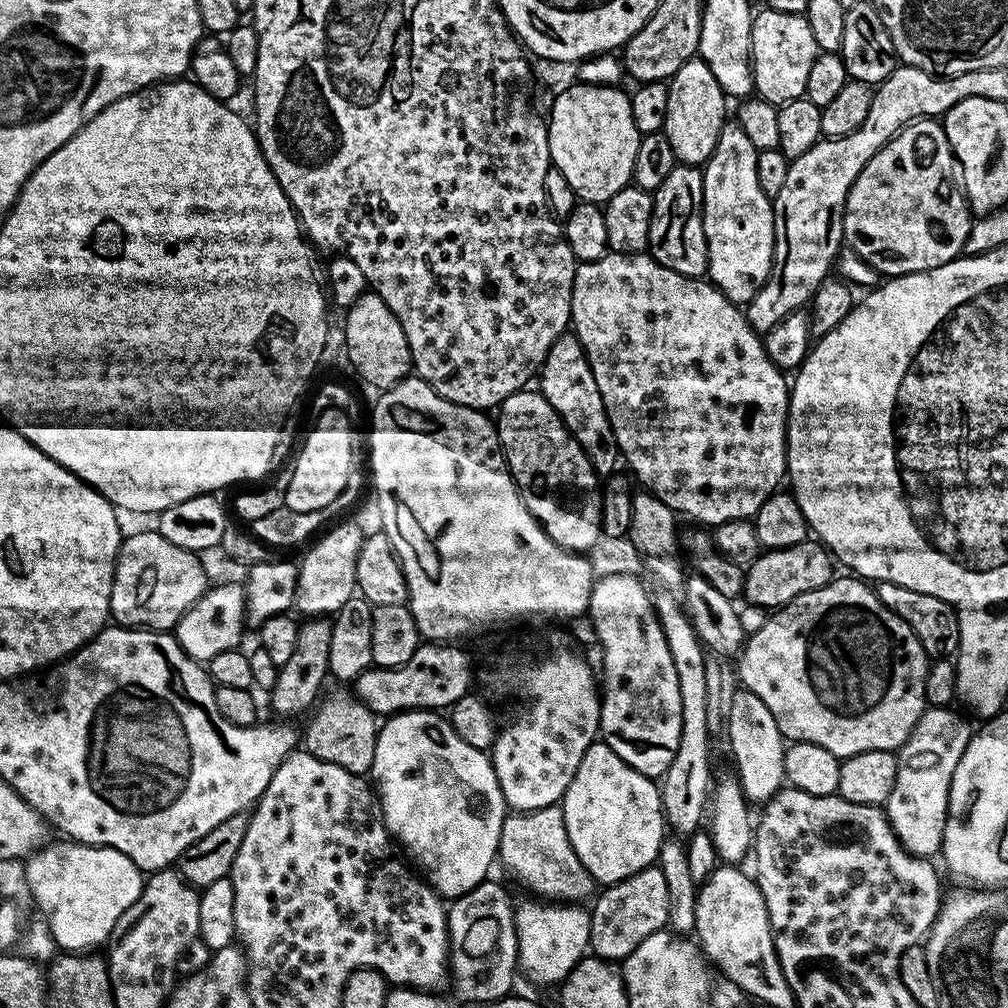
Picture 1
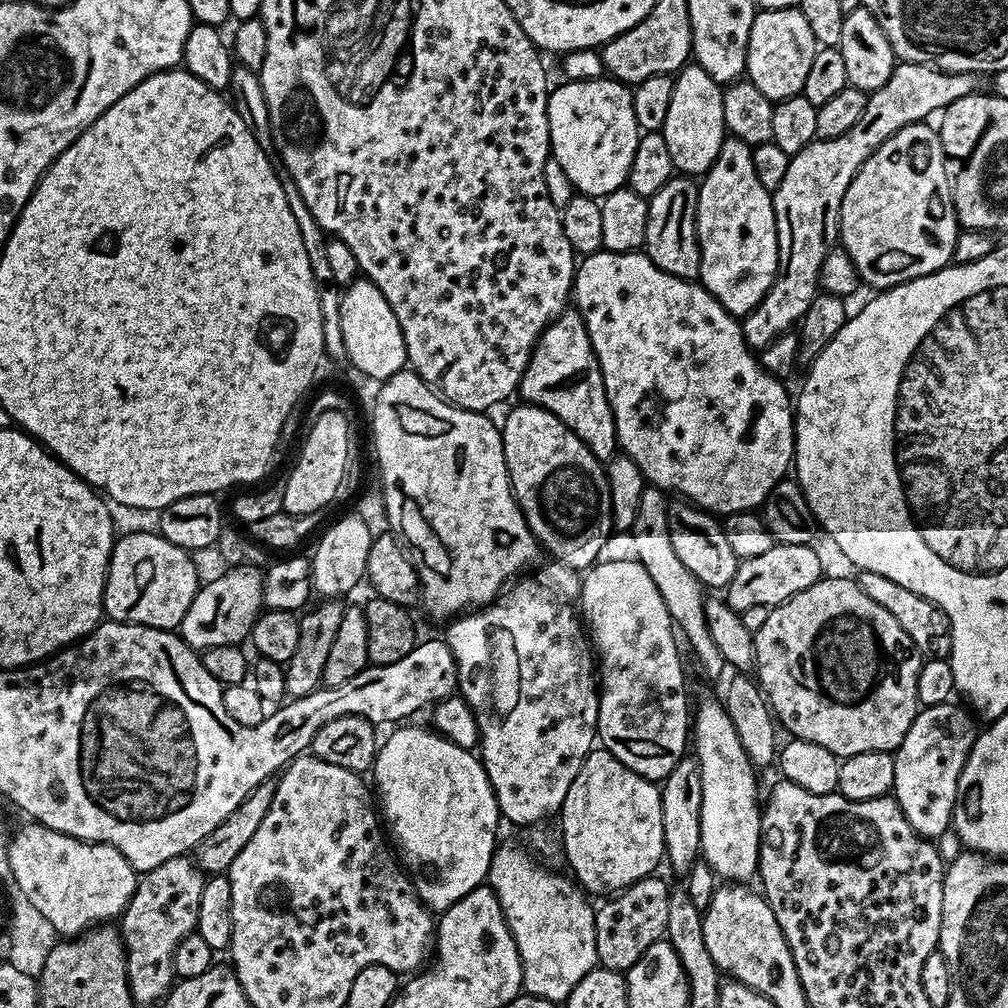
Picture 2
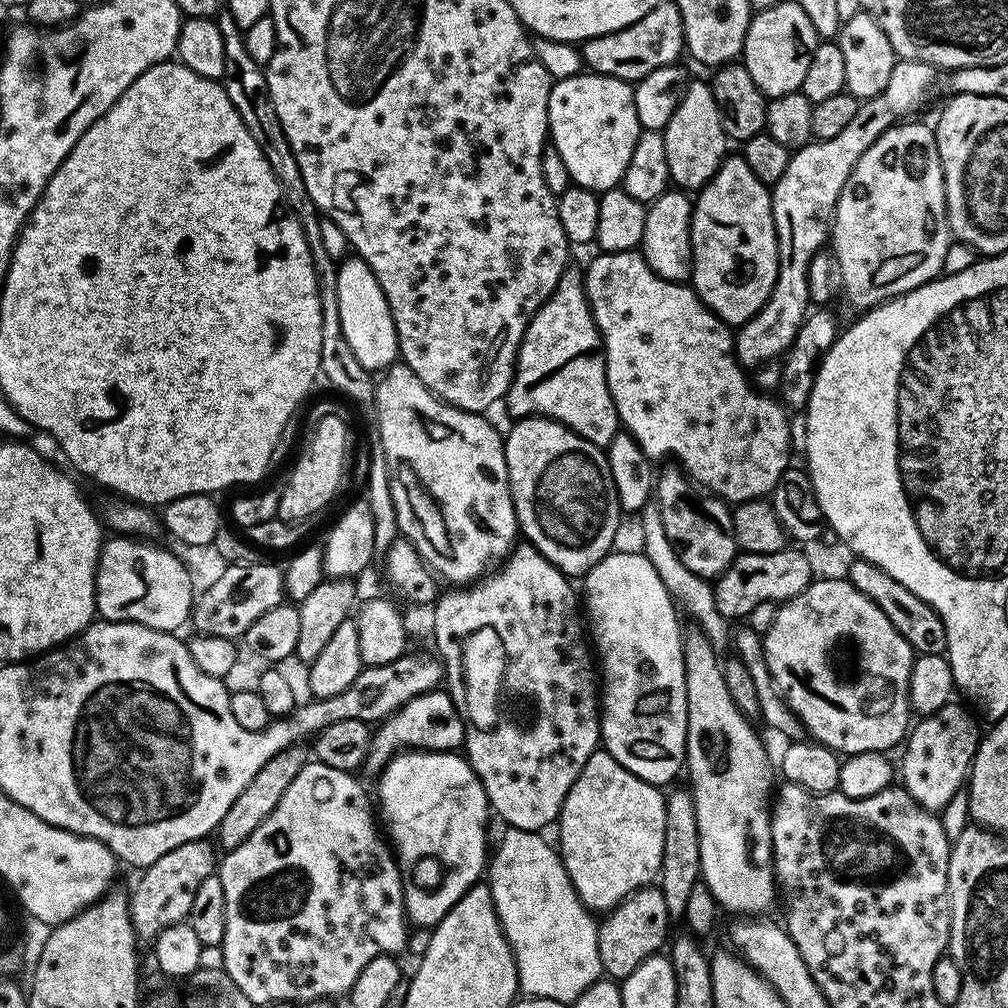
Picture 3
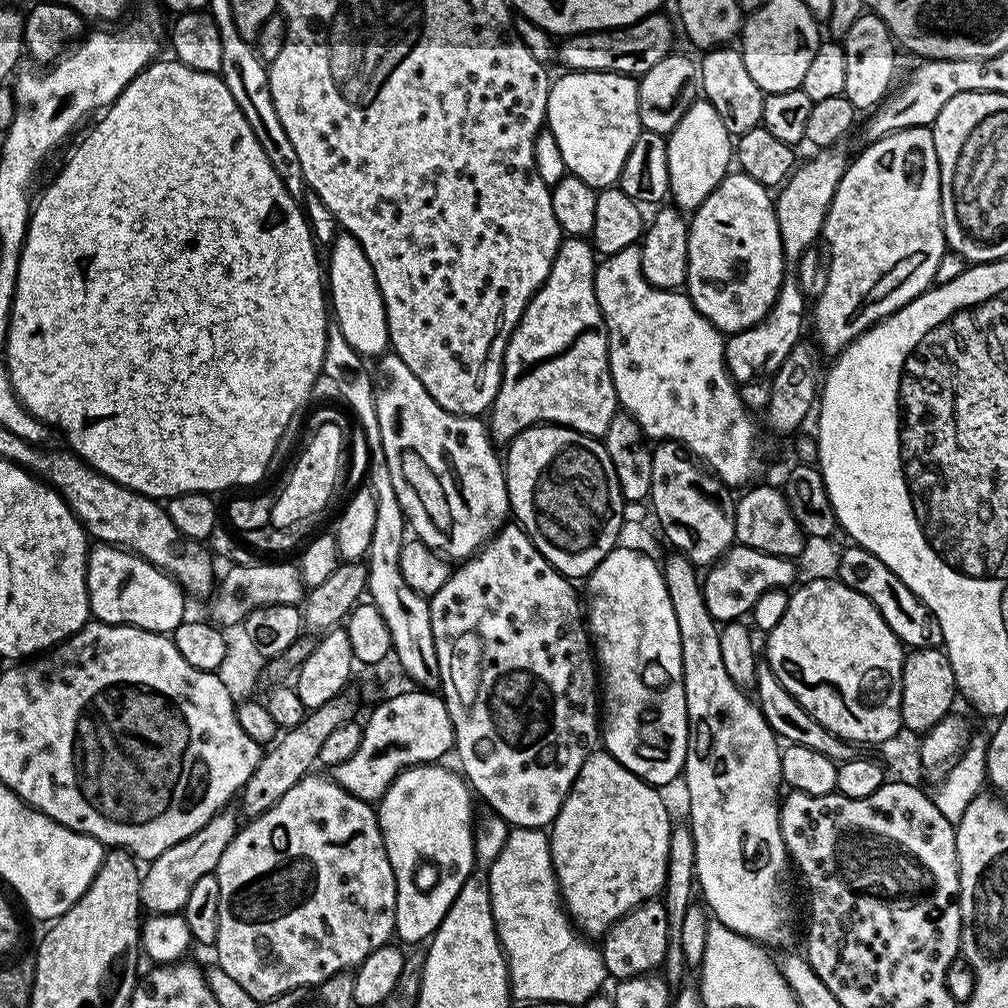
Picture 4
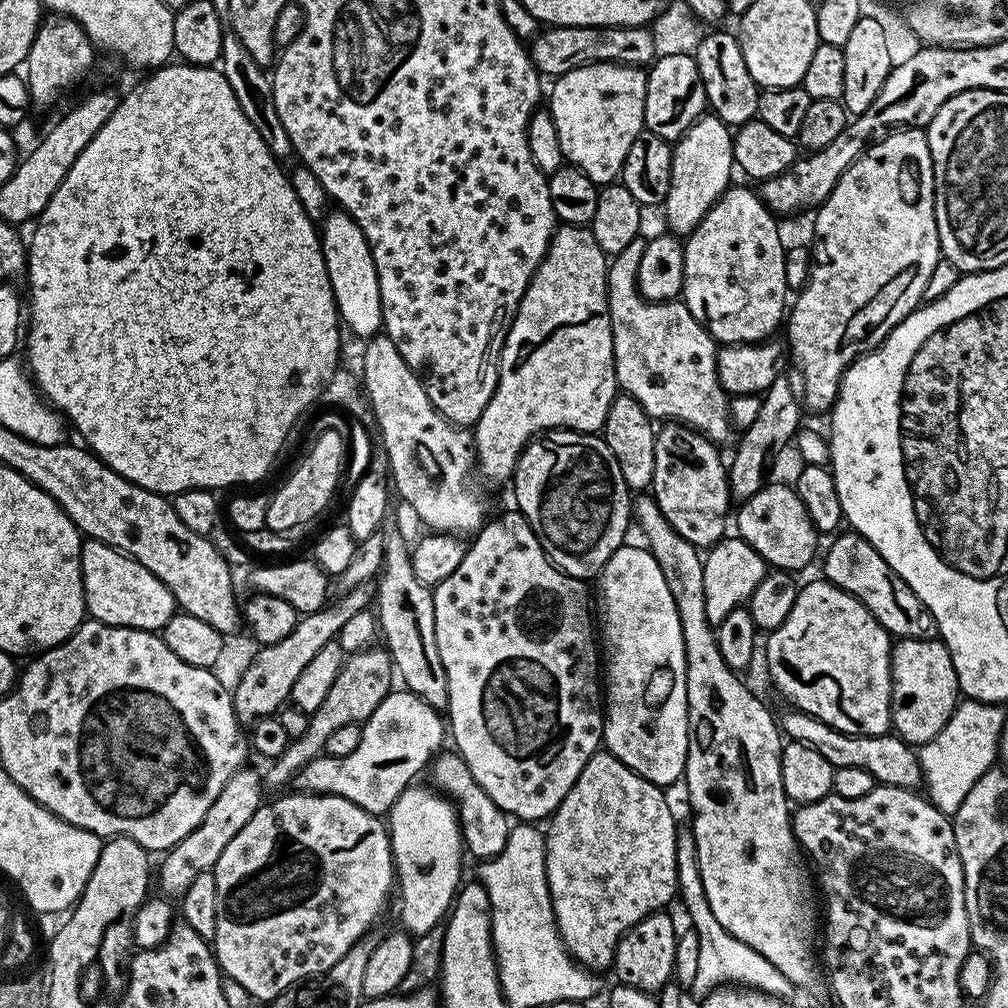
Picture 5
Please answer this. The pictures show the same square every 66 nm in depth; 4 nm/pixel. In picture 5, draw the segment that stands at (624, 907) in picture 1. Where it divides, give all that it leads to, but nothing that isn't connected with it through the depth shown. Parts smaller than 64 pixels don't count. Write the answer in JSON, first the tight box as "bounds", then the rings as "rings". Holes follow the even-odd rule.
{"bounds":[611,911,678,994],"rings":[[[667,911],[651,912],[634,926],[624,931],[616,941],[616,953],[612,959],[611,971],[616,972],[619,983],[637,988],[643,992],[659,994],[668,982],[673,979],[676,971],[676,937],[678,927],[668,917]]]}

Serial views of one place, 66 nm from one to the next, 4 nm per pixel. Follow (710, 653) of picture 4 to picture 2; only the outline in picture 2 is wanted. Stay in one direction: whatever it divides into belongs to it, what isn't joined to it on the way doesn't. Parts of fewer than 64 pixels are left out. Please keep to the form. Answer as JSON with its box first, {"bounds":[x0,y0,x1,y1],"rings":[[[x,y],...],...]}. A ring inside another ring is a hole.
{"bounds":[690,699,762,882],"rings":[[[719,699],[704,700],[697,708],[695,705],[694,719],[690,724],[690,744],[693,749],[696,747],[694,759],[702,774],[702,858],[721,881],[748,882],[751,876],[753,879],[757,875],[760,862],[762,800],[756,797],[757,769],[734,730],[734,722],[730,722],[730,714],[724,711]]]}

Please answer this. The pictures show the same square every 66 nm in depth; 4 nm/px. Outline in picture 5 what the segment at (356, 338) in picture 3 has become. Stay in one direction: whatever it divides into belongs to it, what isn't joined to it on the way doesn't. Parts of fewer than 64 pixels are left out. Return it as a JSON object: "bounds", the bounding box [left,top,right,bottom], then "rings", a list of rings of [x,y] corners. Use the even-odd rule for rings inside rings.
{"bounds":[318,210,382,338],"rings":[[[343,210],[329,211],[318,228],[320,249],[326,262],[326,274],[334,294],[336,311],[343,326],[350,327],[363,338],[371,338],[381,331],[382,306],[378,290],[378,270],[374,266],[372,247],[368,245],[362,226]]]}

